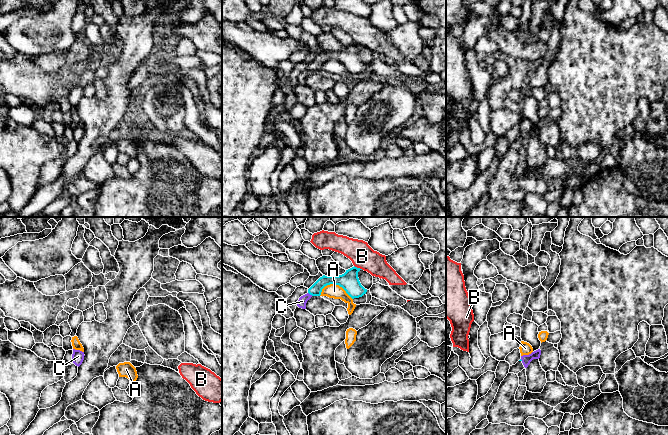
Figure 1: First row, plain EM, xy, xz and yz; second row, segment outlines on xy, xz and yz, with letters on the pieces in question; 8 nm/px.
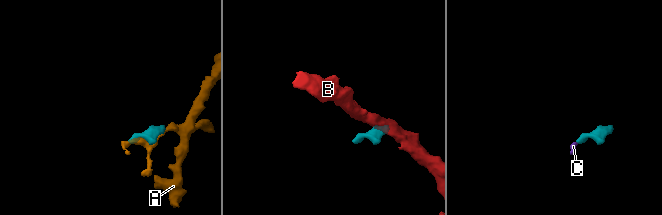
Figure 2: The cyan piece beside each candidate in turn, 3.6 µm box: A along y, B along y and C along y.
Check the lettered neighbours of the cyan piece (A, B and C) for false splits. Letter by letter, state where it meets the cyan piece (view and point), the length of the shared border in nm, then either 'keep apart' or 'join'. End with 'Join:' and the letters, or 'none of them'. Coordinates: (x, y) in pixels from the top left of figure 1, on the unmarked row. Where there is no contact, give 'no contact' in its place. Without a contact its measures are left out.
A: meets cyan in xz at (335, 60); contact 280 nm long; keep apart
B: meets cyan in xz at (358, 44); contact 80 nm long; keep apart
C: meets cyan in xz at (310, 70); contact 50 nm long; join
Join: C

